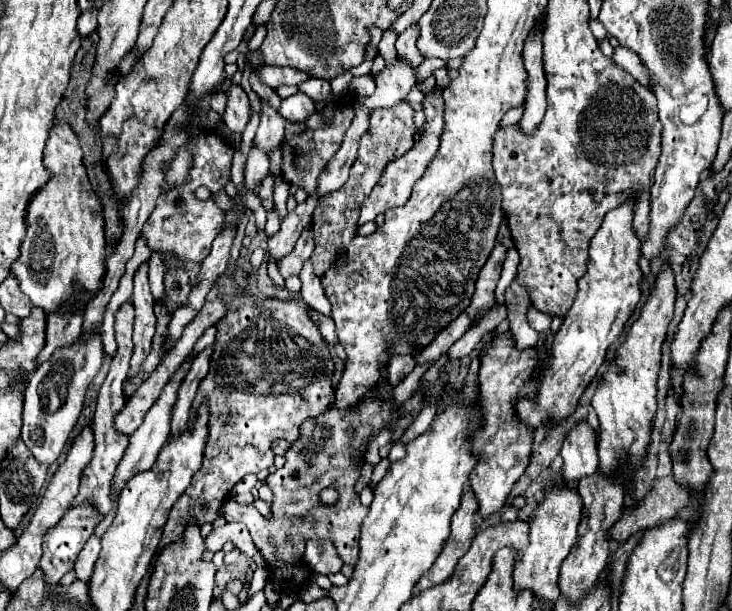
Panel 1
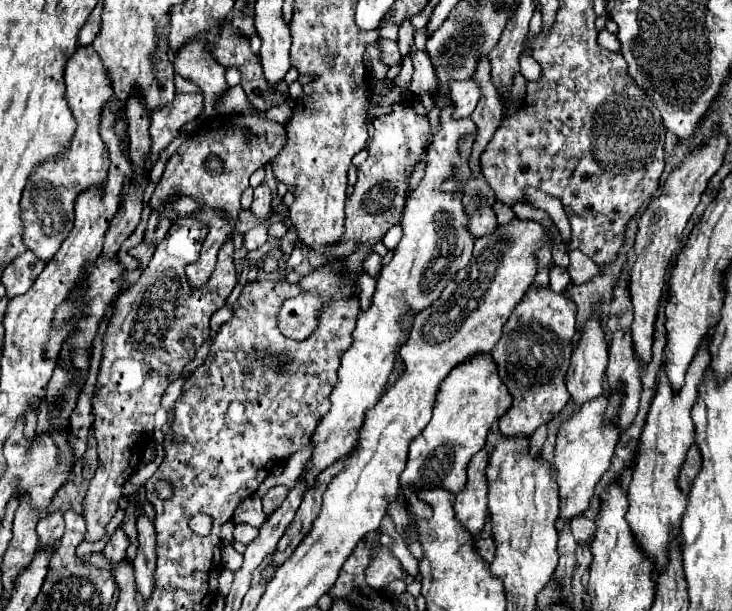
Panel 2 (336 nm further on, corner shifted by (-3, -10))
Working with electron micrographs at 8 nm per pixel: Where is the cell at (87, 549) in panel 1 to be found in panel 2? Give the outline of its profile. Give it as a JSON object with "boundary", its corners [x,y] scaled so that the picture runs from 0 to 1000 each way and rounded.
{"boundary":[[[158,864],[153,884],[145,890],[145,897],[142,897],[139,903],[142,903],[142,910],[145,910],[148,917],[153,917],[153,920],[158,923],[158,920],[167,920],[167,917],[169,917],[175,890],[178,890],[175,874],[172,874],[167,864]]]}

